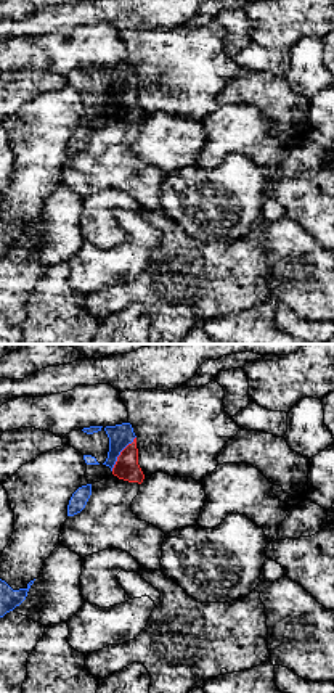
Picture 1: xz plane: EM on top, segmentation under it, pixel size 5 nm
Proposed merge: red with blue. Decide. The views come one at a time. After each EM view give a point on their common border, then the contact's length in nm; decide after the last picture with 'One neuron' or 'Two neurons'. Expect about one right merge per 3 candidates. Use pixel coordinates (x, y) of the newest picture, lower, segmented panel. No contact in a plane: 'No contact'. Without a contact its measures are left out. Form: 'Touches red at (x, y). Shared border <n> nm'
Touches red at (121, 454). Shared border 220 nm

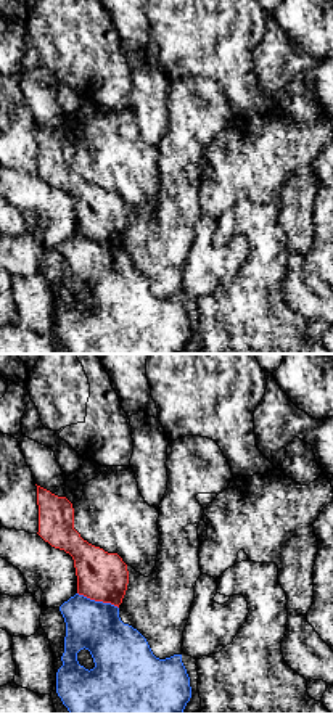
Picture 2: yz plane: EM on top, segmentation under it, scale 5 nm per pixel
Touches red at (98, 600). Shared border 220 nm

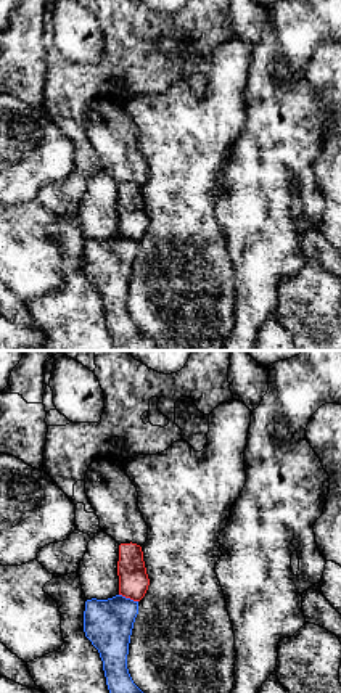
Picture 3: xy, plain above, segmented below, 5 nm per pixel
Touches red at (129, 597). Shared border 100 nm

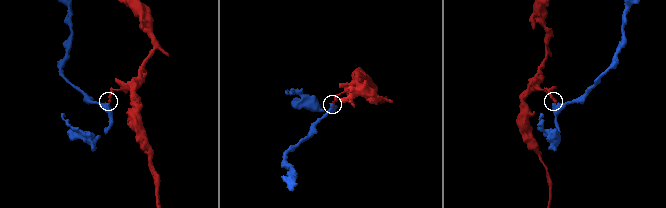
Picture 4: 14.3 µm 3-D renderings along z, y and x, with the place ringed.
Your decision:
Two neurons

